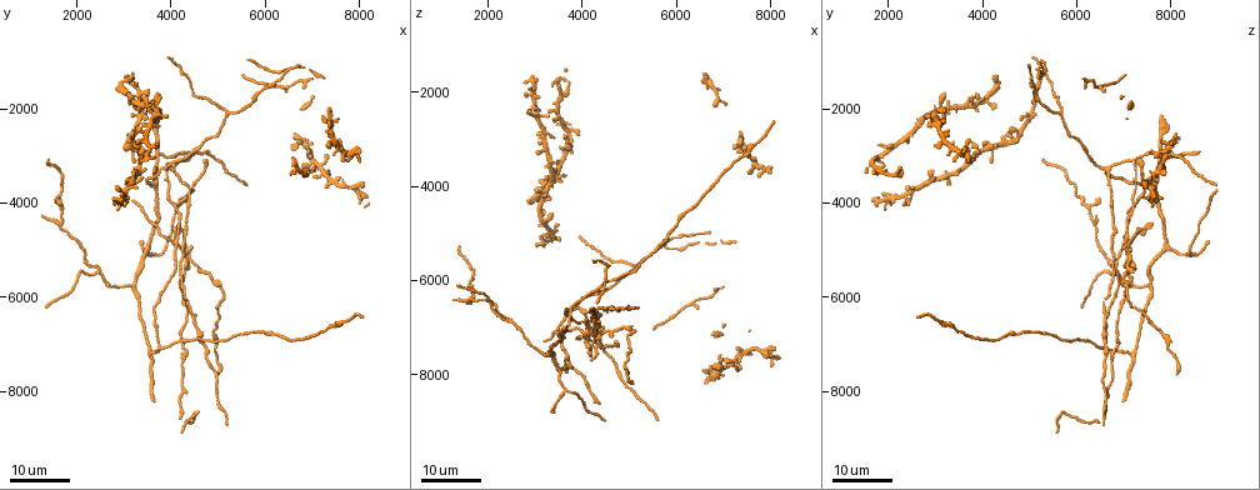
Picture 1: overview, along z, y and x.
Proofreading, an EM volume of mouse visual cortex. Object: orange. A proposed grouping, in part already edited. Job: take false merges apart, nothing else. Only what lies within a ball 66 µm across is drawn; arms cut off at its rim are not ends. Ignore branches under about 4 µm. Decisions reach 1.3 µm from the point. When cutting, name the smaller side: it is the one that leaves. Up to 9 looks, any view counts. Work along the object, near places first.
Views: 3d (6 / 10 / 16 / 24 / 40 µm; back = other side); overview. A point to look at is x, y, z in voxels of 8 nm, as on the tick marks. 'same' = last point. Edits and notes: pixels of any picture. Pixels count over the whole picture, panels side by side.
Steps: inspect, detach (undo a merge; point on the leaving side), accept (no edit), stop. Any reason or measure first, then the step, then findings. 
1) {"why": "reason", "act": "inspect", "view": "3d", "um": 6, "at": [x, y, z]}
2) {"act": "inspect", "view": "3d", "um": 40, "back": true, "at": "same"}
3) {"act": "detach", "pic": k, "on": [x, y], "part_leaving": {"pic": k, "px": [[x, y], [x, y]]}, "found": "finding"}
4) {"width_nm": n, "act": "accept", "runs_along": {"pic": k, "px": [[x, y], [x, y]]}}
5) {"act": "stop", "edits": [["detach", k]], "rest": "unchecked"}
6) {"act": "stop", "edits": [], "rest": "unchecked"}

{"why": "side arm on a straight run", "act": "inspect", "view": "3d", "um": 24, "at": [2450, 5450, 6900]}

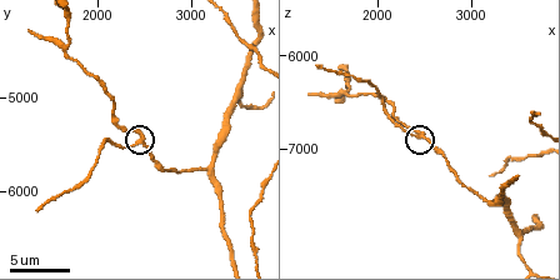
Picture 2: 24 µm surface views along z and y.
{"act": "inspect", "view": "3d", "um": 6, "at": [2450, 5500, 6850]}

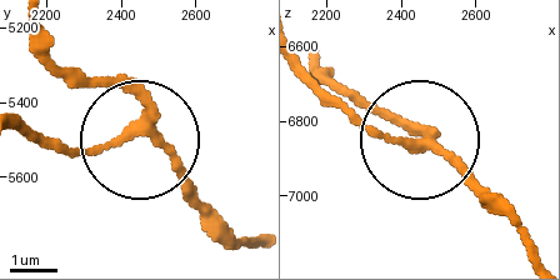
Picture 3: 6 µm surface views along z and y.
{"act": "accept", "runs_along": {"pic": 3, "px": [[255, 244], [151, 144], [56, 149], [24, 136]]}, "found": "continuous, no second neuron"}

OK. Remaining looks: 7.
{"act": "inspect", "view": "3d", "um": 24, "at": [4100, 4800, 7050]}

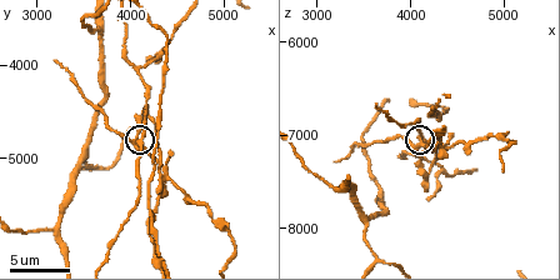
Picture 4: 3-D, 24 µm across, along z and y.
{"act": "inspect", "view": "3d", "um": 6, "at": [4100, 4800, 7100]}

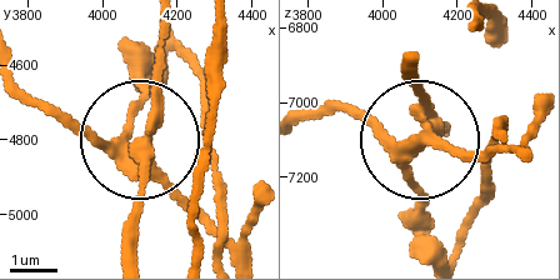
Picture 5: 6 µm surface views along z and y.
{"act": "detach", "pic": 5, "on": [130, 114], "part_leaving": {"pic": 5, "px": [[145, 139], [216, 254]]}, "found": "a second neuron is stuck on"}

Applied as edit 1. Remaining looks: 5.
{"why": "branch point", "act": "inspect", "view": "3d", "um": 24, "at": [4050, 4000, 7250]}

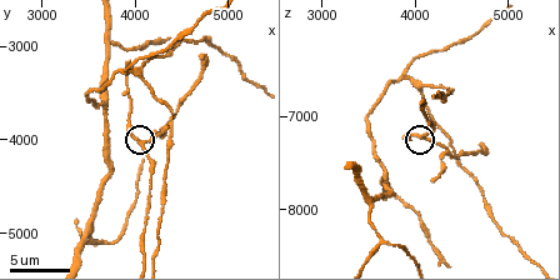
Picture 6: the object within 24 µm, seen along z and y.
{"act": "inspect", "view": "3d", "um": 10, "at": [4100, 4050, 7200]}

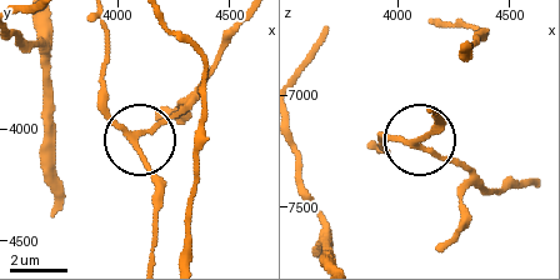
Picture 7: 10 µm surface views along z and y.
{"act": "detach", "pic": 7, "on": [173, 113], "part_leaving": {"pic": 7, "px": [[418, 143], [459, 164], [490, 193], [523, 185]]}, "found": "two neurons meet here"}

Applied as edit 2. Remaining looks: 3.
{"why": "three-way junction", "act": "inspect", "view": "3d", "um": 10, "at": [3900, 3250, 6550]}

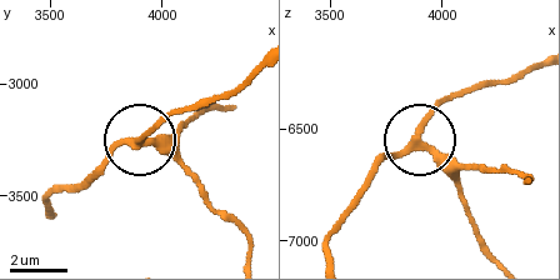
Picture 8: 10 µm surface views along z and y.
{"side_arm_um": 52, "arms": 3, "act": "accept", "found": "one neuron here"}

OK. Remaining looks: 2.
{"act": "stop", "edits": [["detach", 5], ["detach", 7]], "rest": "unchecked"}

